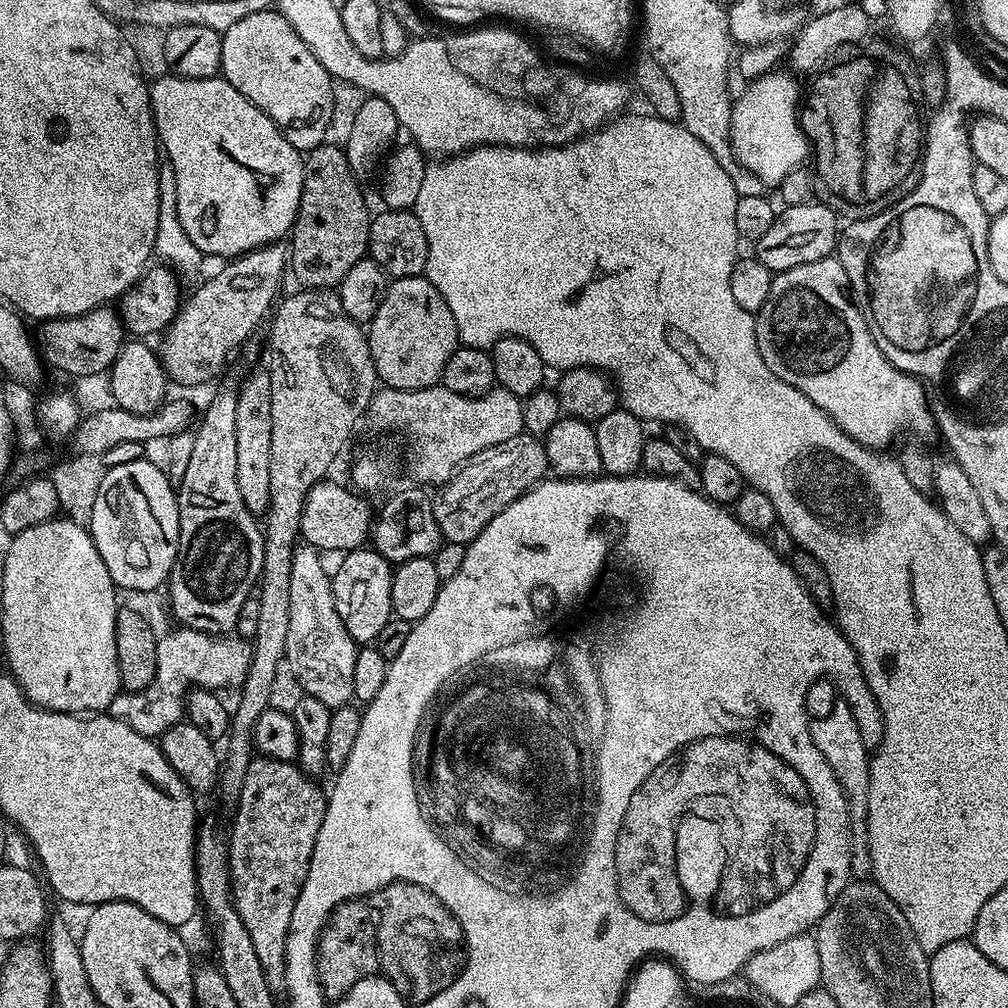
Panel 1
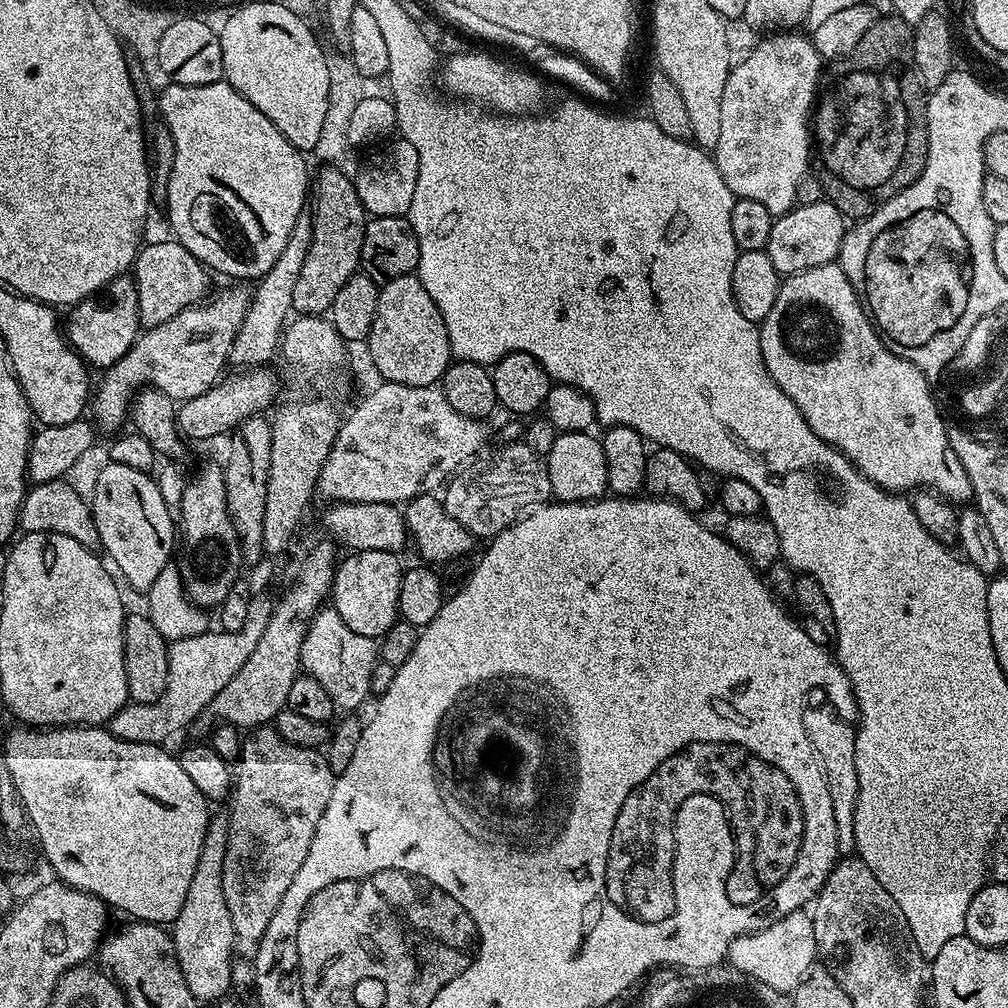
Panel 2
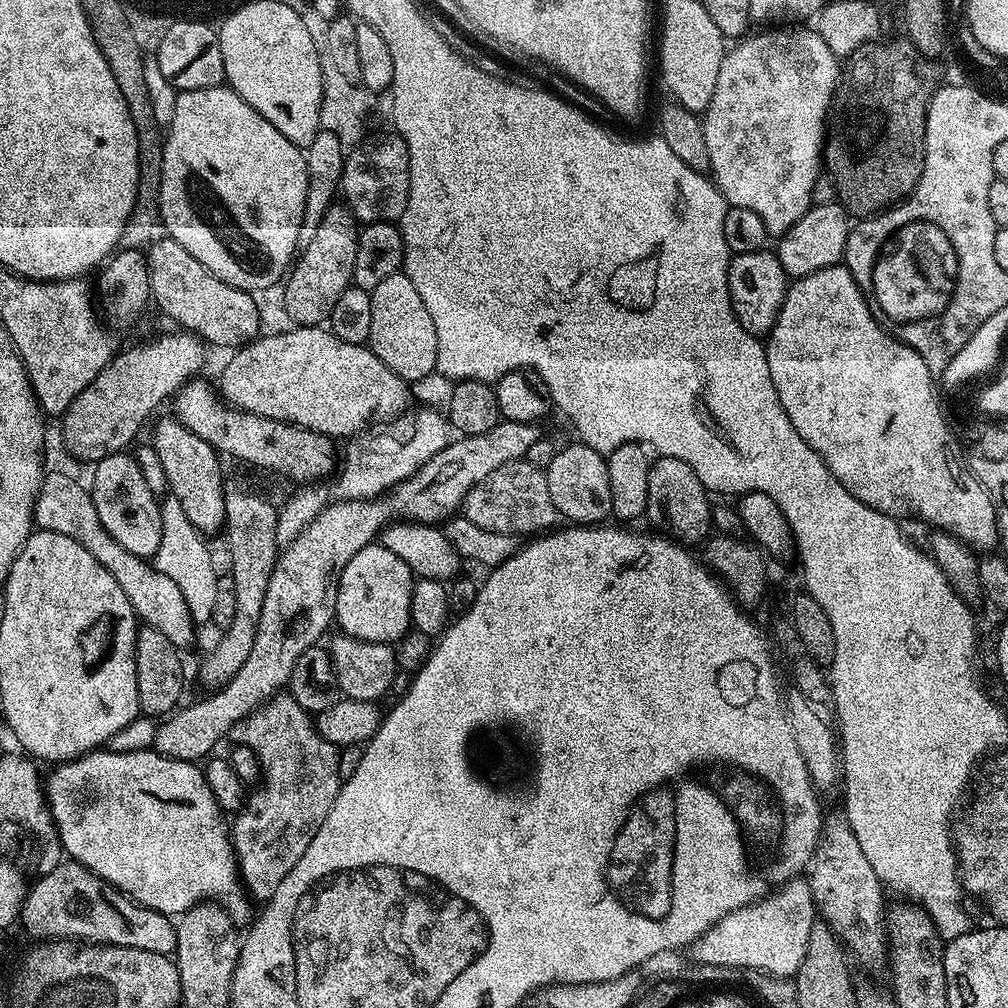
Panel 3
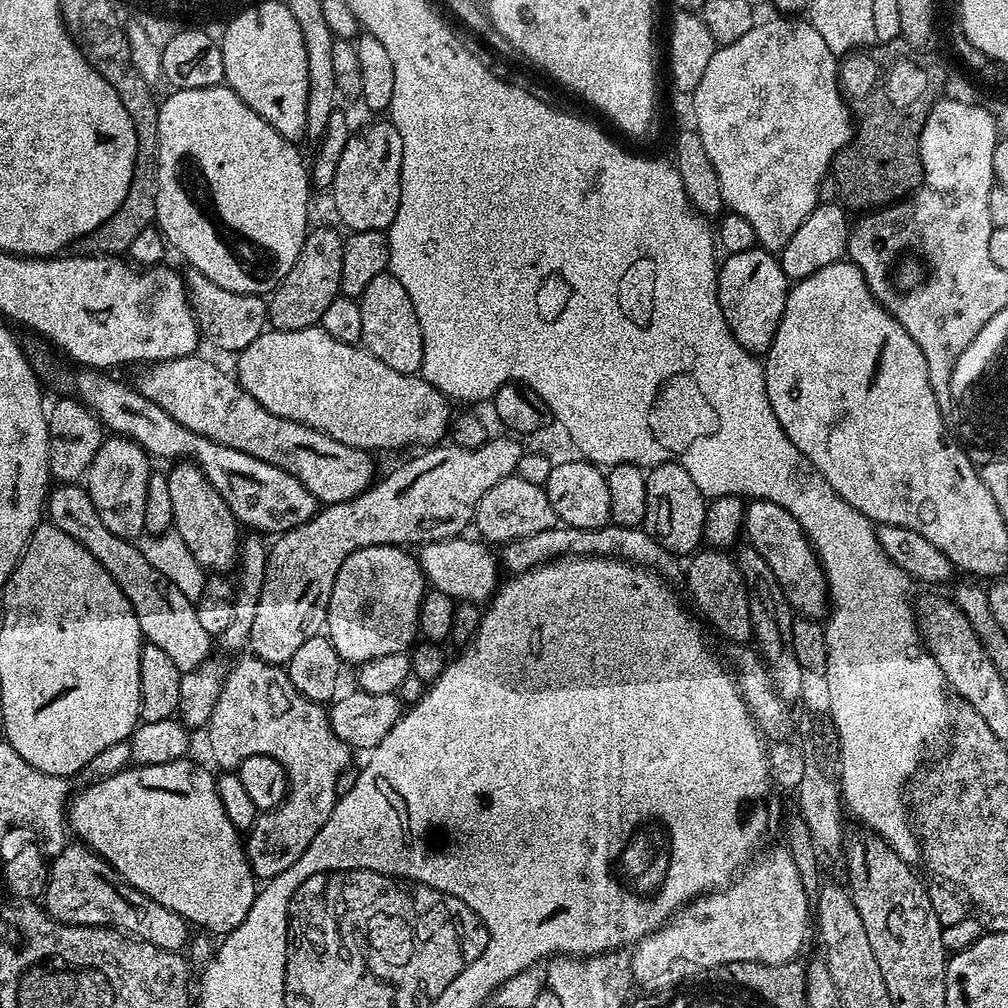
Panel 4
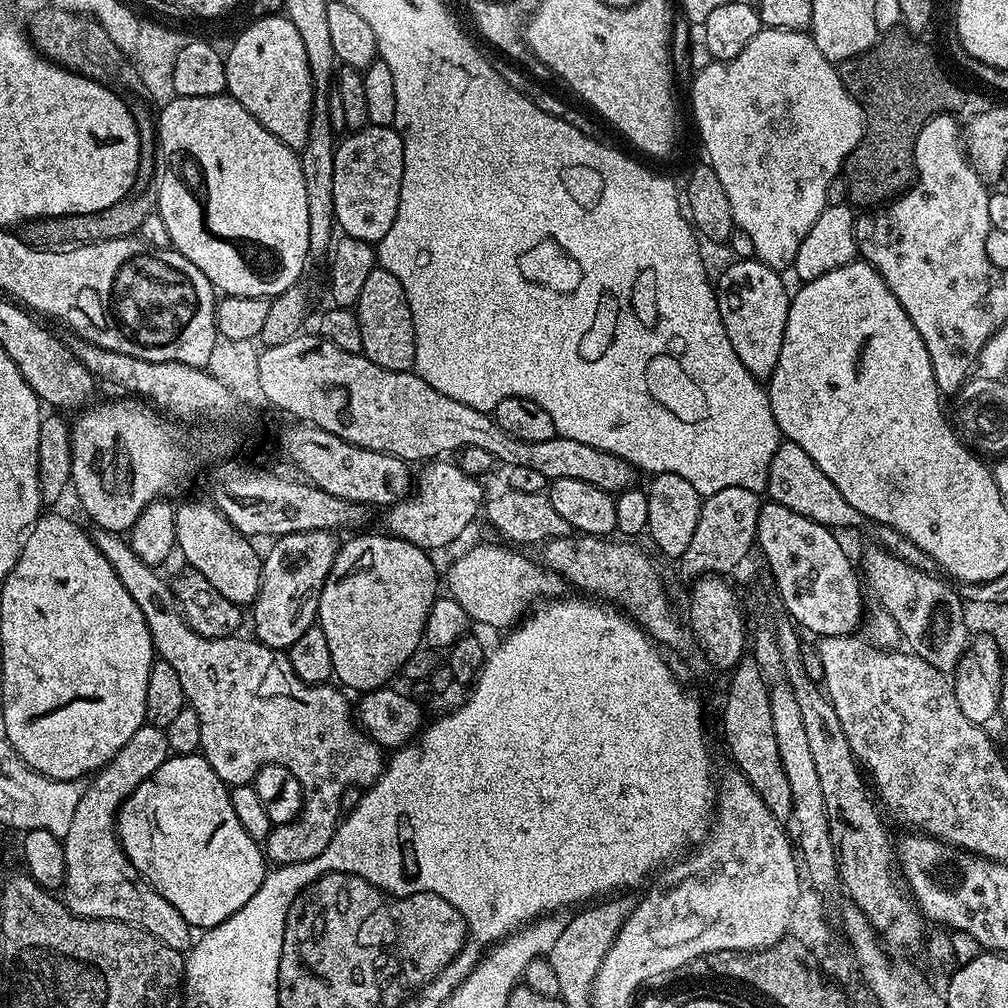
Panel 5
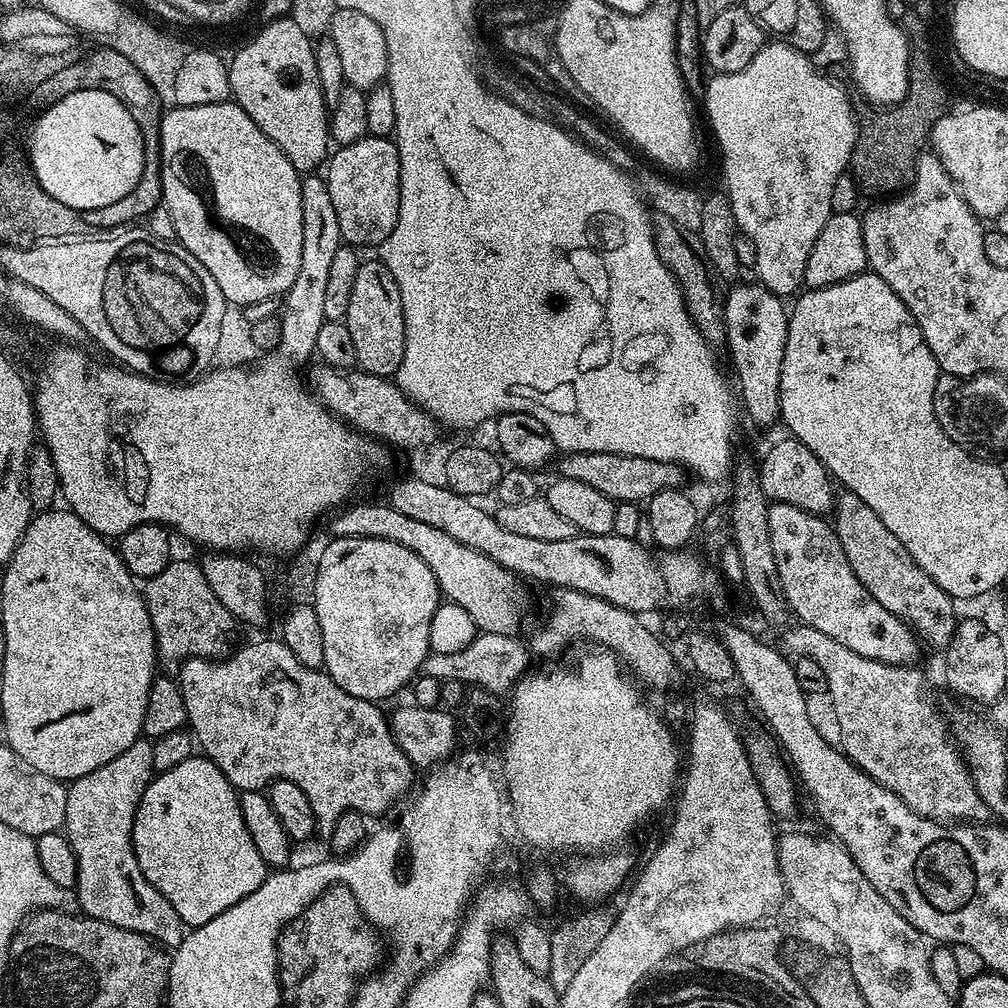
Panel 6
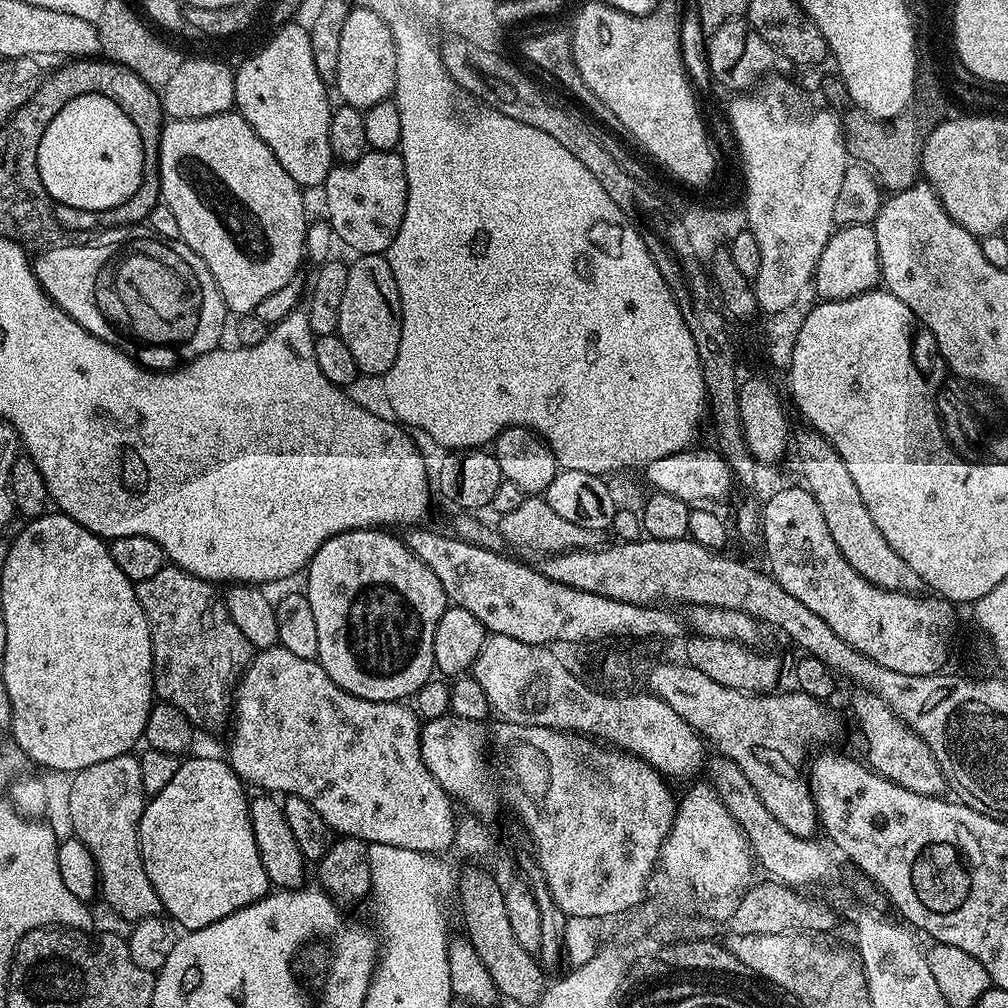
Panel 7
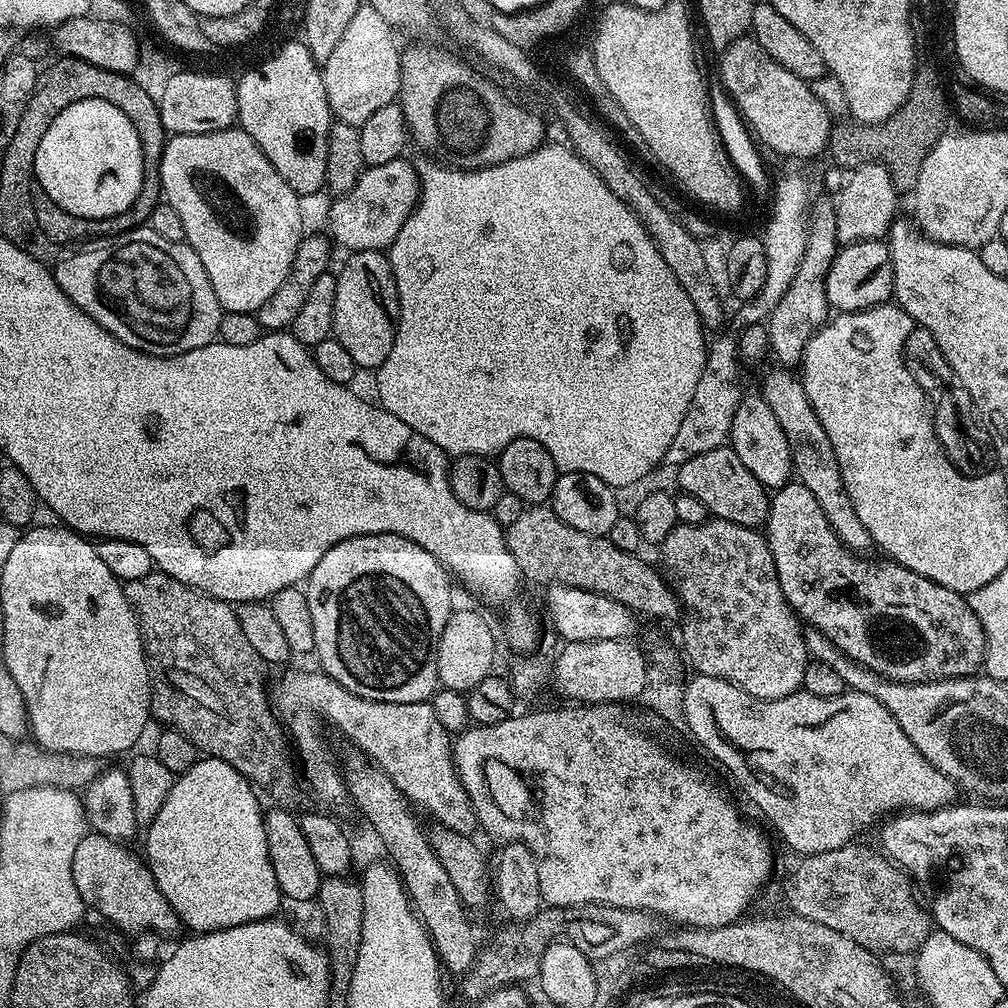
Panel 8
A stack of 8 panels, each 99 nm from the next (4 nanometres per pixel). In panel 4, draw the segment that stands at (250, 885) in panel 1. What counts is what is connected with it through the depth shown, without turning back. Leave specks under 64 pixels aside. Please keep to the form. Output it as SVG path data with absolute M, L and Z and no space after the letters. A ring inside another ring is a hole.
M251 654L244 655L239 657L241 660L232 669L227 669L218 700L208 719L206 735L217 769L235 770L250 754L270 754L278 758L278 762L282 762L286 770L286 798L271 812L260 812L254 826L246 834L246 851L252 875L257 881L267 882L282 874L282 870L290 870L290 866L294 866L294 862L302 858L310 842L314 842L318 830L326 826L332 813L332 805L338 799L334 782L338 782L338 774L342 774L342 770L353 763L354 752L346 742L342 742L342 738L334 734L325 705L315 704L310 698L298 694L298 690L294 690L294 682L290 682L287 671L281 665L268 664Z

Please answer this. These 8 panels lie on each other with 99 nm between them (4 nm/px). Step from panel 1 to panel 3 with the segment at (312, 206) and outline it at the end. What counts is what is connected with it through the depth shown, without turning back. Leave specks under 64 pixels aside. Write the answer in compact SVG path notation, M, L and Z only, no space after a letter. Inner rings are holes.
M333 203L326 210L310 246L306 246L295 257L286 279L283 281L284 308L291 323L296 326L320 326L334 310L334 302L352 284L354 254L358 254L360 228L356 215L343 203Z

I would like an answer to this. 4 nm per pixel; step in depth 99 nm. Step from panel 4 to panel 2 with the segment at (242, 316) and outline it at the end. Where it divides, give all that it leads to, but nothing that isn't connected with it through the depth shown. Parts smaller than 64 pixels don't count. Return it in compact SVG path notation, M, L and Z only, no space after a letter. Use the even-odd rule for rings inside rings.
M167 239L156 240L153 244L145 243L136 253L134 275L138 286L138 310L141 325L145 329L157 328L162 326L162 322L170 322L174 314L187 308L195 308L209 295L209 273L204 265L179 240Z

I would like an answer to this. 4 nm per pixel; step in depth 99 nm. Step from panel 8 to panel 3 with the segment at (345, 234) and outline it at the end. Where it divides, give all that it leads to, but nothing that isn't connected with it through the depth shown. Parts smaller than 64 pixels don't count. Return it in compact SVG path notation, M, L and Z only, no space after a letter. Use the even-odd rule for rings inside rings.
M395 130L384 132L381 136L370 136L361 139L344 157L344 169L340 179L342 200L361 225L377 224L380 220L396 222L406 210L410 194L408 147L400 133Z

